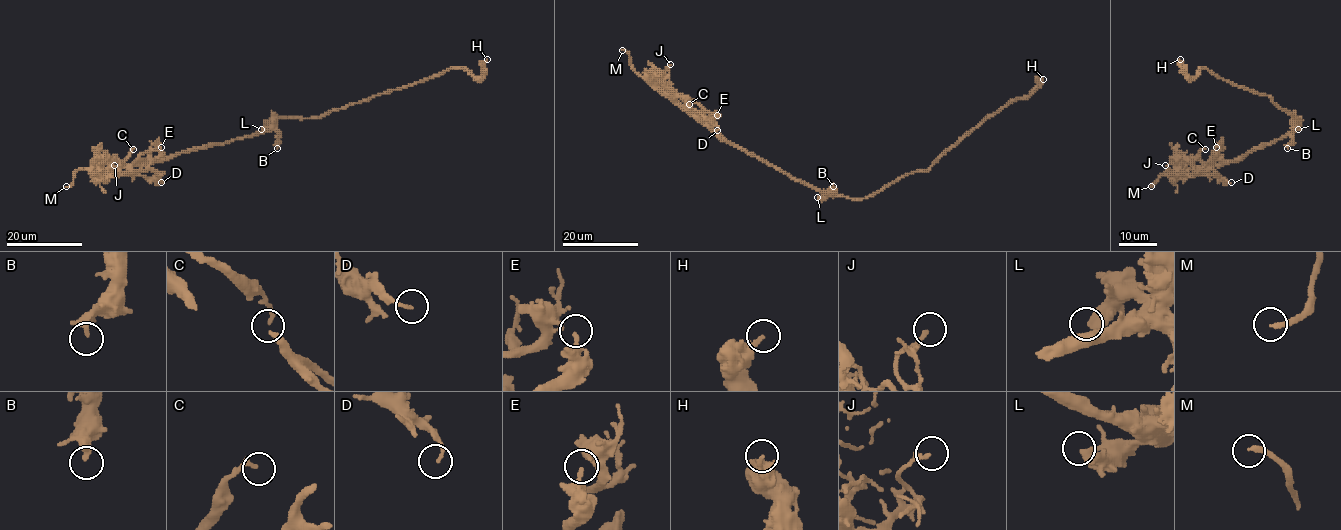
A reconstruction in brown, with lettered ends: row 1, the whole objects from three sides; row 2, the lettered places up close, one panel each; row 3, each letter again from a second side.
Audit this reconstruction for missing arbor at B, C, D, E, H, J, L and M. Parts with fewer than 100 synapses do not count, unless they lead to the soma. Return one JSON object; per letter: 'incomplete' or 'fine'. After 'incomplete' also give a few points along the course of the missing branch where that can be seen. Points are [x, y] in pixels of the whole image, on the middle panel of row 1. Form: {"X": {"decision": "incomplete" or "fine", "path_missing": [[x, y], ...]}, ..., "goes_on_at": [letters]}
{"B": {"decision": "fine"}, "C": {"decision": "fine"}, "D": {"decision": "fine"}, "E": {"decision": "fine"}, "H": {"decision": "fine"}, "J": {"decision": "fine"}, "L": {"decision": "fine"}, "M": {"decision": "incomplete", "path_missing": [[622, 50], [612, 47], [608, 50], [585, 85], [569, 100]]}, "goes_on_at": ["M"]}

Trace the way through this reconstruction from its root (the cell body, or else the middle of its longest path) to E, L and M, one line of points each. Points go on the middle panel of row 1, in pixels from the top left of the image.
E: (831, 196), (792, 180), (730, 144), (686, 100), (692, 100), (704, 111), (717, 115)
L: (831, 196), (817, 197)
M: (831, 196), (792, 180), (773, 166), (721, 141), (707, 126), (651, 87), (635, 71), (629, 55), (622, 50)

